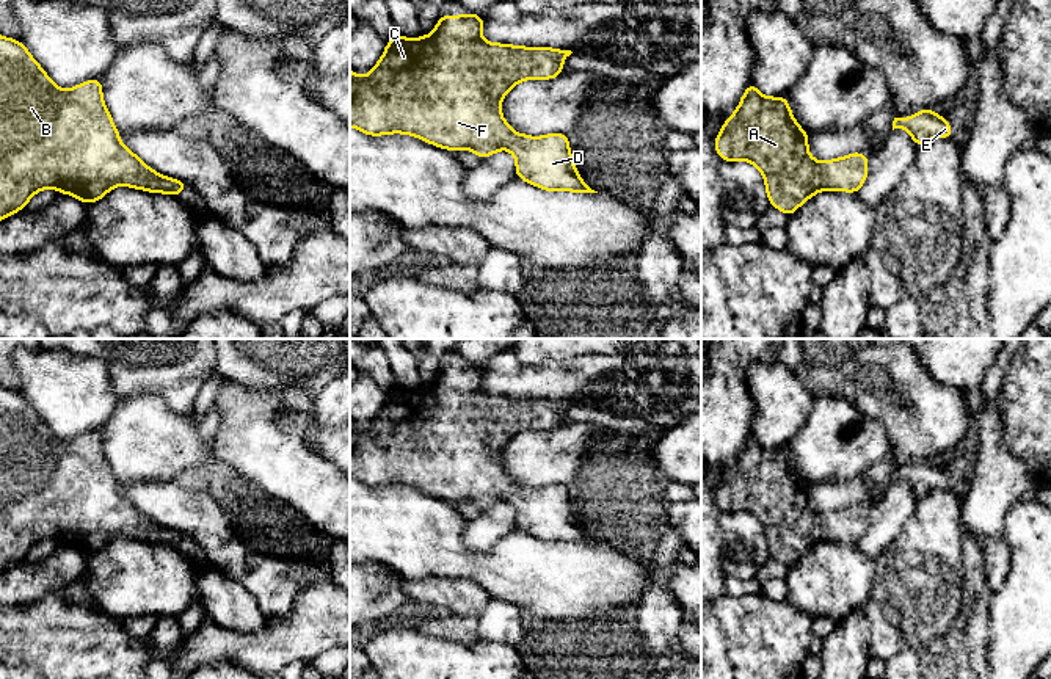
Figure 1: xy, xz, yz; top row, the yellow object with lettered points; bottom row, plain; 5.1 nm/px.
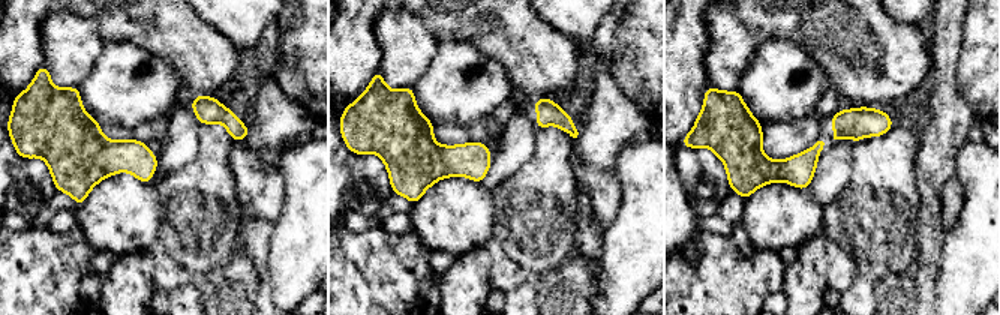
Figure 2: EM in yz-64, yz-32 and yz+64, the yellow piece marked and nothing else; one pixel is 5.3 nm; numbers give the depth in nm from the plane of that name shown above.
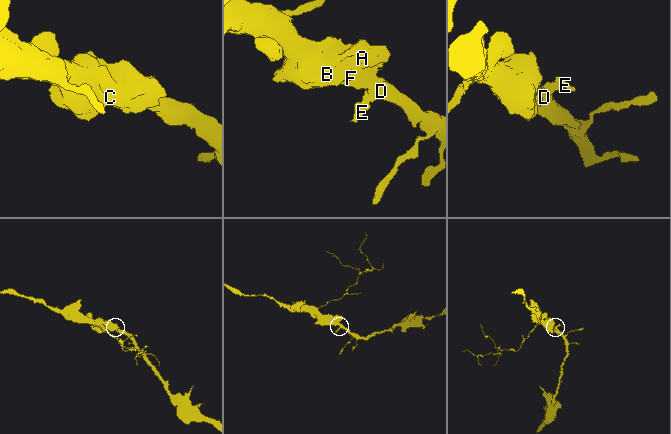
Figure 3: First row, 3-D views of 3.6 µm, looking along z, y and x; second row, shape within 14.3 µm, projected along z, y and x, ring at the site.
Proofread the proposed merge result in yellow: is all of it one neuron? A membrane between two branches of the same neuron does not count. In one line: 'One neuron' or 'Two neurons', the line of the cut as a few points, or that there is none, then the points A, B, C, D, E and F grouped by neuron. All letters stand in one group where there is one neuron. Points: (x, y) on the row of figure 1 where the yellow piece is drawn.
One neuron. No split. Groups: A B C D E F

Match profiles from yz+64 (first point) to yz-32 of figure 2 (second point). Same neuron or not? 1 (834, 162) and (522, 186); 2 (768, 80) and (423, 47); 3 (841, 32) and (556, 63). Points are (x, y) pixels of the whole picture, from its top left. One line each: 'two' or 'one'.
1: two
2: two
3: one

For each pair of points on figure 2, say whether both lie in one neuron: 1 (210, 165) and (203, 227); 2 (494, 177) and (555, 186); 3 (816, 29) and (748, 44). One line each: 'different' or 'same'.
1: same
2: different
3: different

